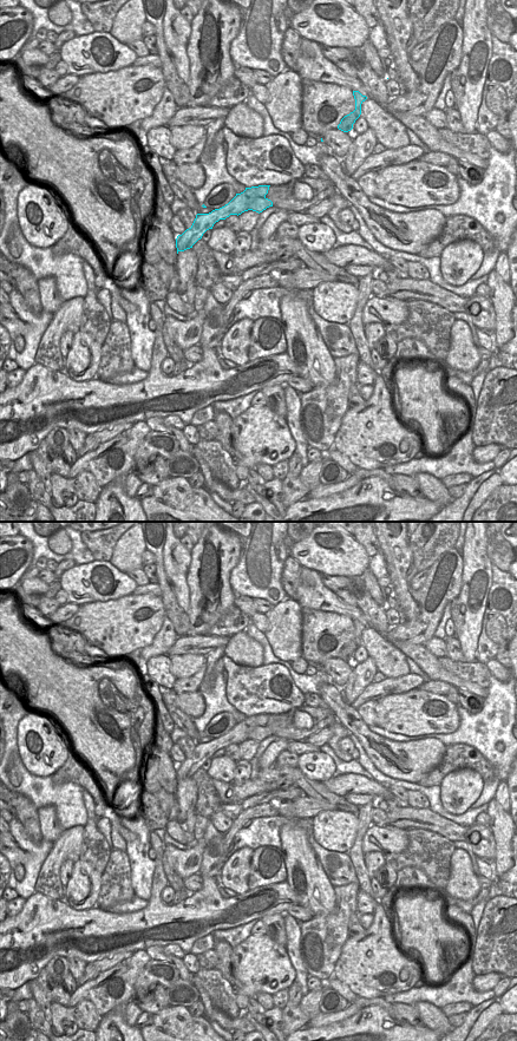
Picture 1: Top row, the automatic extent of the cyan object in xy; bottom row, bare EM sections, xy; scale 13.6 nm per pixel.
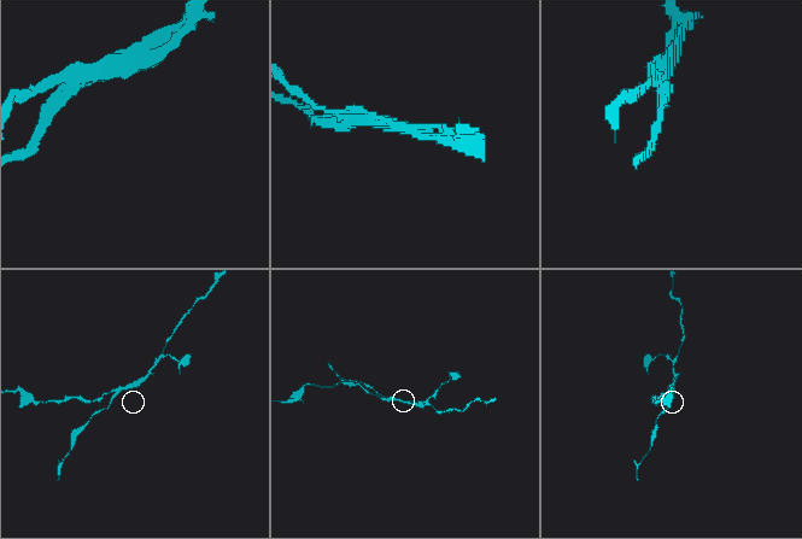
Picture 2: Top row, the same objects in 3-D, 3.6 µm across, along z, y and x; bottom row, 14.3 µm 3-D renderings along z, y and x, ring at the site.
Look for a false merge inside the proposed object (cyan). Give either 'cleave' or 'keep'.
cleave

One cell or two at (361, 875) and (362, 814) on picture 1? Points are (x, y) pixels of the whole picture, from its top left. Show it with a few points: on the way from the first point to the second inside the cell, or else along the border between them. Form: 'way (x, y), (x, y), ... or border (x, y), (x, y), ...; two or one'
way (358, 859), (358, 839), (361, 830); one

